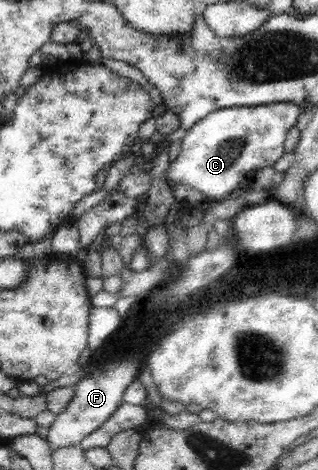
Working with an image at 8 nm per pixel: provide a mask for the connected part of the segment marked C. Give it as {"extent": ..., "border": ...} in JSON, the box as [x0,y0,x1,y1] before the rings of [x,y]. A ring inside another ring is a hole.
{"extent":[165,102,302,202],"border":[[[294,102],[215,108],[180,136],[182,149],[170,163],[165,180],[199,190],[208,202],[221,202],[235,188],[250,184],[256,171],[273,167],[286,153],[283,145],[287,133],[297,124],[301,112],[302,108]]]}

